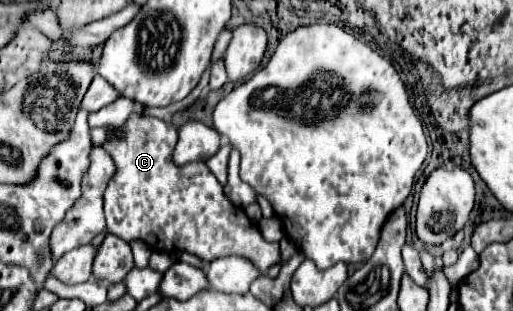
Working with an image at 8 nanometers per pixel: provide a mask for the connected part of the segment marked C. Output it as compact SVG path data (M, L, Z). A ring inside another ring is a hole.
M132 114L122 128L124 136L120 140L110 140L102 148L112 156L116 162L116 174L108 182L106 194L104 194L104 214L108 222L108 232L122 238L124 242L132 240L144 240L152 250L160 250L160 242L166 252L190 252L200 256L206 262L212 262L222 256L238 254L248 260L252 260L262 274L274 264L280 264L280 246L276 242L266 242L256 228L256 224L244 214L242 208L234 206L222 192L222 186L214 178L214 174L208 170L204 162L188 162L184 166L174 164L172 152L176 146L176 128L162 122L160 118L152 118L146 114ZM182 178L190 178L192 184L186 188L182 184Z

